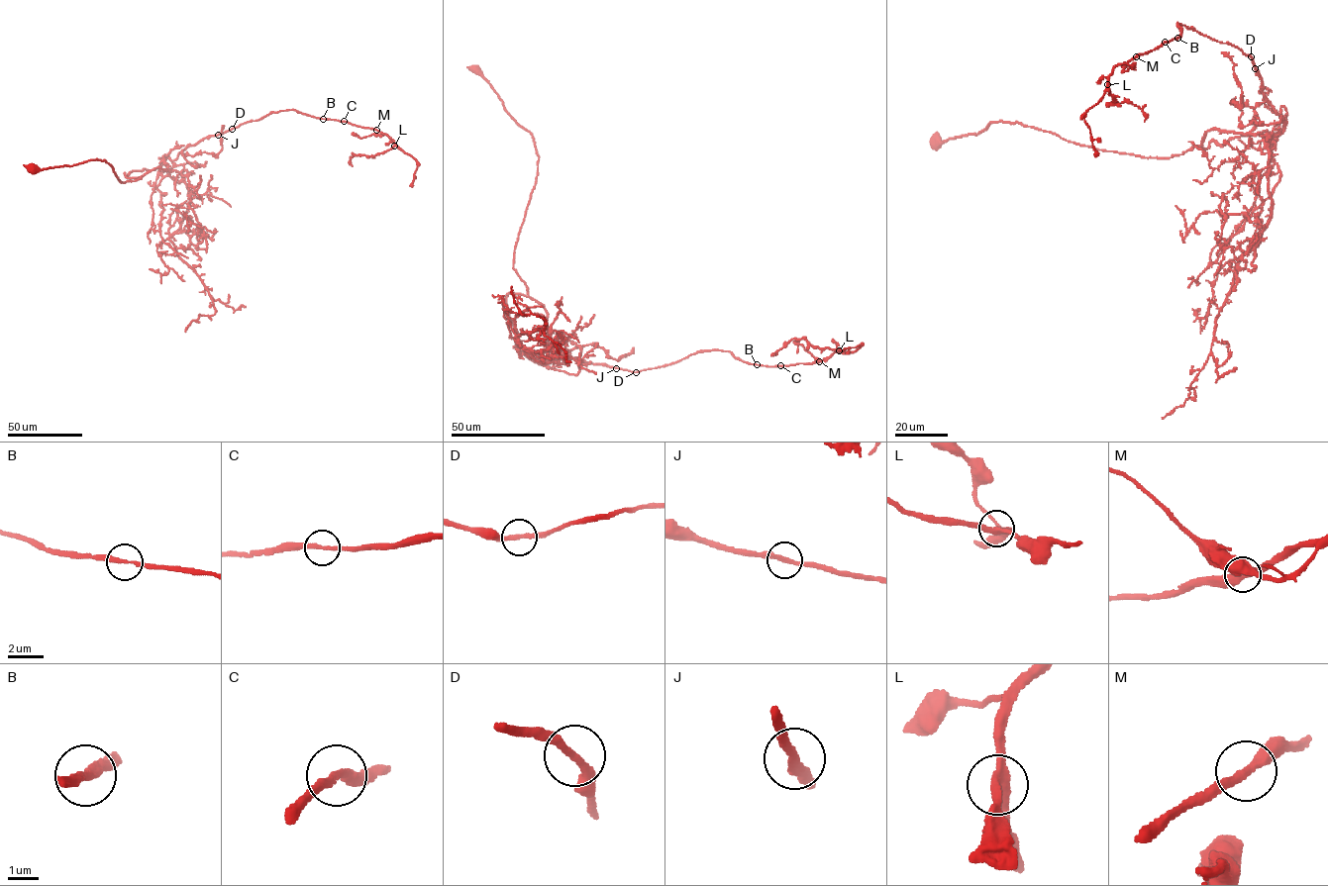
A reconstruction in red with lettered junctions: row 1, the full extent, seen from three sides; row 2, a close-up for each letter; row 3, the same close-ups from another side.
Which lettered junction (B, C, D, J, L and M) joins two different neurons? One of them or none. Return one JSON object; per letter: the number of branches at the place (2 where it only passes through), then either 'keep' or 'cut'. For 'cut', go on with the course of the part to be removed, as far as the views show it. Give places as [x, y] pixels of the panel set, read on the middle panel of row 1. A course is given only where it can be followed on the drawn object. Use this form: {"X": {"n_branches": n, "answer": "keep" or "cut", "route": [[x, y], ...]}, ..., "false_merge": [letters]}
{"B": {"n_branches": 2, "answer": "keep"}, "C": {"n_branches": 2, "answer": "keep"}, "D": {"n_branches": 2, "answer": "keep"}, "J": {"n_branches": 2, "answer": "keep"}, "L": {"n_branches": 3, "answer": "keep"}, "M": {"n_branches": 2, "answer": "keep"}, "false_merge": []}

